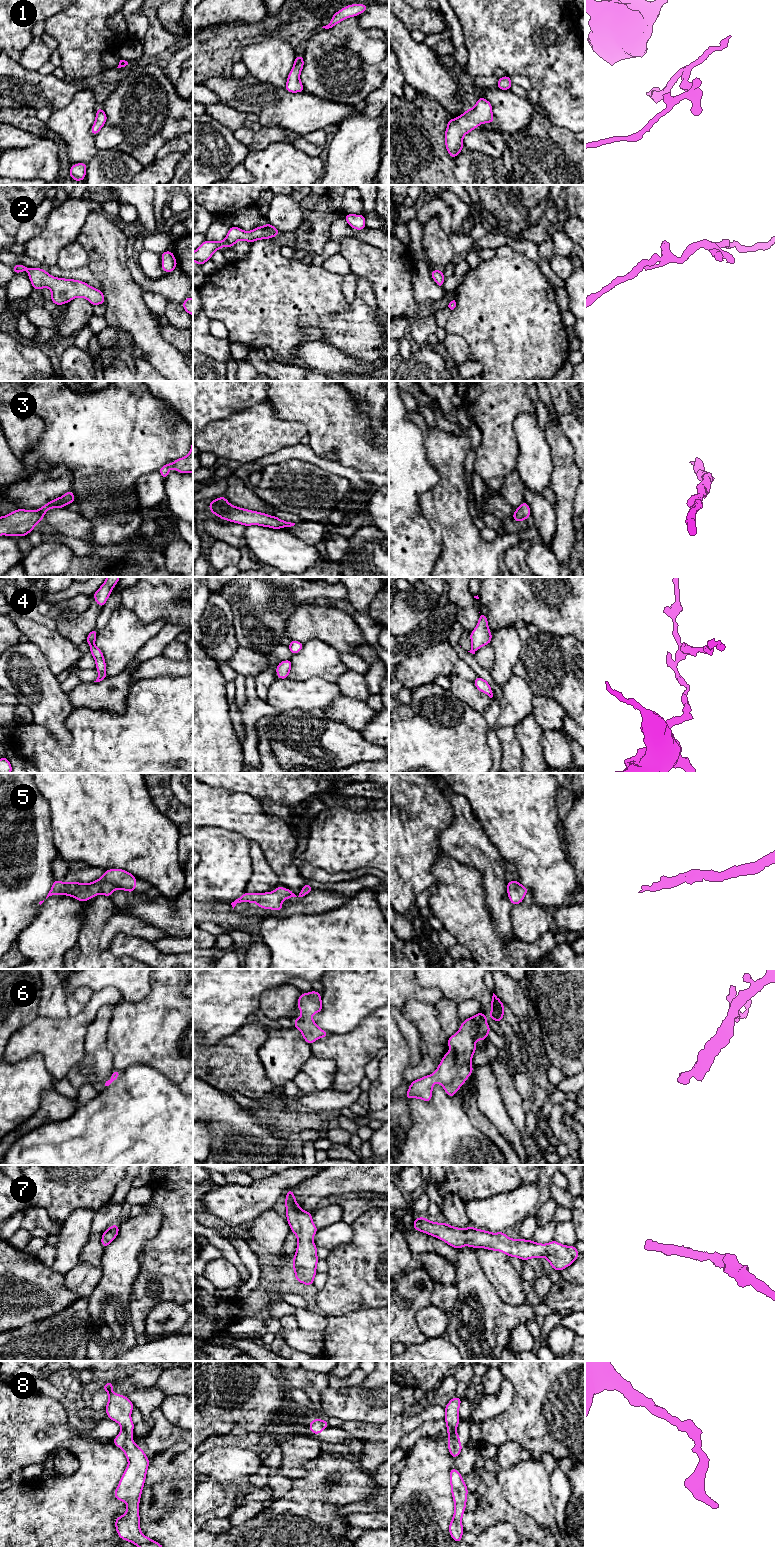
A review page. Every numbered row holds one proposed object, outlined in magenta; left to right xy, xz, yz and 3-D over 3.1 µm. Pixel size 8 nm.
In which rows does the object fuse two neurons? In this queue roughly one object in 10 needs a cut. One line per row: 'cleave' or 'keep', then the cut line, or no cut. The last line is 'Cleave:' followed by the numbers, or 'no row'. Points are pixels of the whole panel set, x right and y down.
1: keep | no cut
2: keep | no cut
3: keep | no cut
4: keep | no cut
5: keep | no cut
6: keep | no cut
7: keep | no cut
8: keep | no cut
Cleave: no row

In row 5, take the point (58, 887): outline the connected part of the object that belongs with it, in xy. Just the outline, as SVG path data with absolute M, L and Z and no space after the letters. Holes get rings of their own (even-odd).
M115 868L105 870L104 875L92 883L81 884L77 881L65 883L54 880L46 899L52 895L68 895L80 902L84 902L98 894L110 897L116 889L134 892L136 889L136 878L123 869Z

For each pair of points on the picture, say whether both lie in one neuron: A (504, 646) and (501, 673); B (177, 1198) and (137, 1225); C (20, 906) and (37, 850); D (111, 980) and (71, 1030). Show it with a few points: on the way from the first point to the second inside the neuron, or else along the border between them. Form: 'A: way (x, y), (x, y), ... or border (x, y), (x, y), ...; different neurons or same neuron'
A: way (504, 653), (503, 666); same neuron
B: border (150, 1204), (158, 1207), (163, 1215), (158, 1232); different neurons
C: way (20, 892), (20, 885), (26, 879), (26, 864); same neuron
D: border (93, 992), (116, 988), (123, 1000); different neurons

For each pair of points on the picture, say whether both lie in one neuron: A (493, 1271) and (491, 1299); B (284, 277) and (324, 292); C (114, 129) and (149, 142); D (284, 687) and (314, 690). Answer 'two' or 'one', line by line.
A: two
B: one
C: one
D: one

